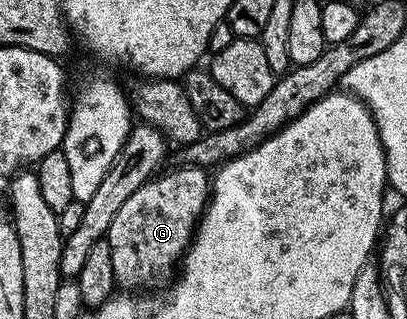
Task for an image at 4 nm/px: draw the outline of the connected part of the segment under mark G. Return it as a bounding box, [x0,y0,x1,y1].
[105,165,209,288]

